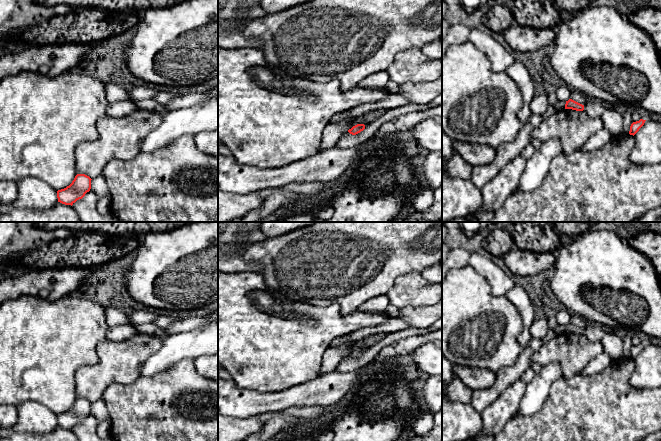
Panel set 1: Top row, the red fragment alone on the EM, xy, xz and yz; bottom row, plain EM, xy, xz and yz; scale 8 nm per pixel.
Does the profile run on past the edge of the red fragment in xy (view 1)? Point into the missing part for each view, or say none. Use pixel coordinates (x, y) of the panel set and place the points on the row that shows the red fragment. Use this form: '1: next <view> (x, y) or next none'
1: next none

